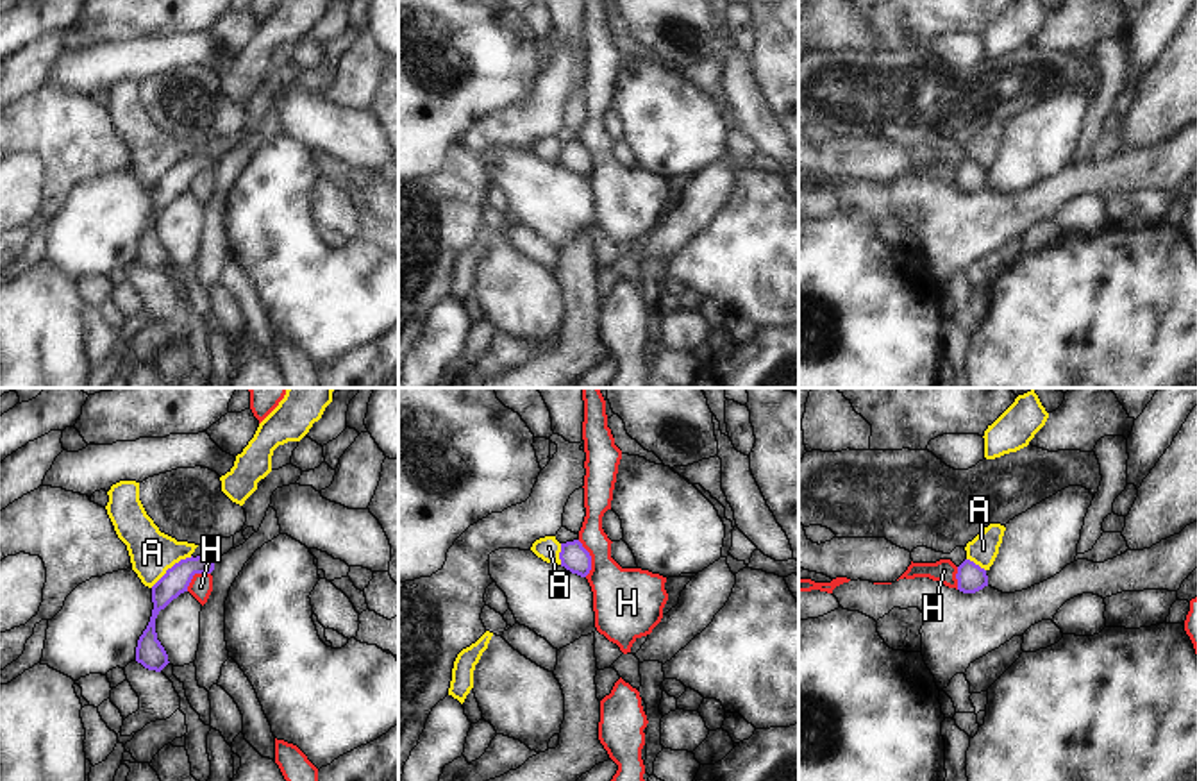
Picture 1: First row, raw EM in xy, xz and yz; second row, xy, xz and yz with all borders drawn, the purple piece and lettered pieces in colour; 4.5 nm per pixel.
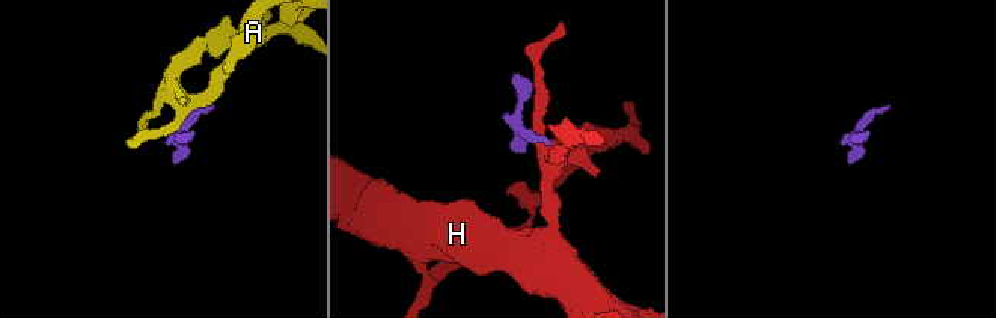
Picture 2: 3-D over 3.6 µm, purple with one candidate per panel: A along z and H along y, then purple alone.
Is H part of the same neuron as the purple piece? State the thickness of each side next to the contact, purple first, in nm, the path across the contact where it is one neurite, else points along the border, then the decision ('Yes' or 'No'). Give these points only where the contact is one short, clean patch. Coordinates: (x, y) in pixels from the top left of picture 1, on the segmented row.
Thickness 120 nm (purple) against 300 nm. Boundary: xz (577, 540), (590, 556), (590, 572), (586, 576). No

